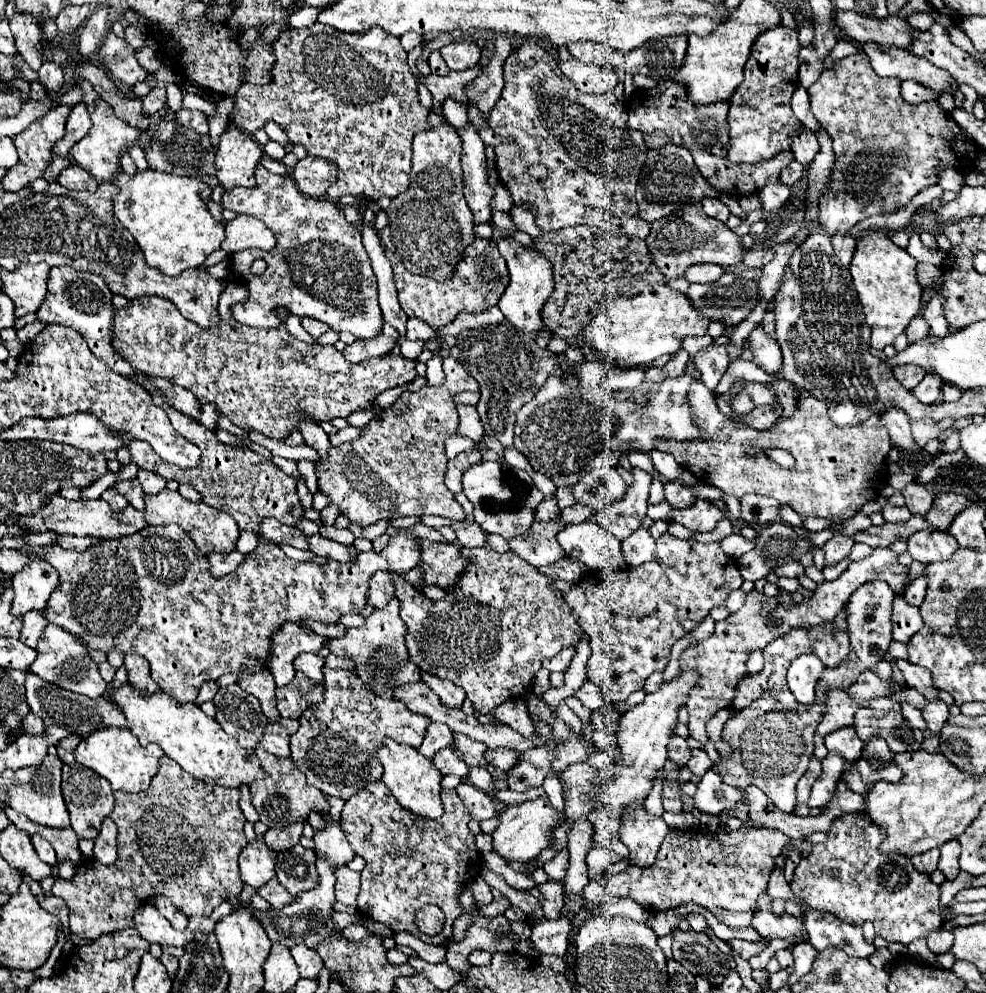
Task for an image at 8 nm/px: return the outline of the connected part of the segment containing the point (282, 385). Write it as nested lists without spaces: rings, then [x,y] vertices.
[[[230,282],[226,284],[226,290],[224,294],[220,296],[220,304],[218,304],[218,312],[220,312],[220,324],[212,324],[212,328],[200,328],[198,324],[192,324],[190,320],[186,320],[182,314],[178,314],[178,308],[170,302],[170,300],[164,300],[164,298],[158,298],[158,296],[142,296],[142,298],[136,298],[132,302],[128,302],[128,306],[120,308],[114,312],[114,334],[112,334],[112,348],[116,350],[116,354],[120,354],[132,368],[140,370],[140,372],[148,372],[152,376],[160,376],[176,386],[182,386],[190,392],[194,392],[194,396],[200,400],[200,406],[204,404],[214,404],[220,412],[224,412],[236,426],[240,426],[242,430],[254,430],[254,432],[260,432],[268,438],[286,438],[300,420],[310,420],[310,422],[330,422],[332,418],[346,418],[348,414],[356,412],[356,410],[362,410],[366,408],[378,394],[382,394],[384,390],[390,390],[390,388],[396,388],[396,386],[404,386],[404,384],[410,384],[414,378],[416,378],[416,360],[408,360],[404,356],[394,356],[394,354],[386,354],[386,356],[380,356],[380,358],[368,358],[364,360],[362,364],[348,364],[344,360],[344,356],[334,348],[334,346],[312,346],[312,344],[306,344],[306,342],[300,342],[296,340],[294,336],[288,334],[284,322],[280,328],[274,328],[274,330],[258,330],[258,328],[248,328],[240,322],[236,322],[230,314],[230,310],[226,310],[226,302],[242,302],[246,300],[246,286],[242,282]]]

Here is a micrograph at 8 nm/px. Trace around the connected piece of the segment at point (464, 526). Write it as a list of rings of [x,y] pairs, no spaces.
[[[452,522],[450,528],[456,532],[456,542],[466,548],[476,548],[484,546],[484,536],[486,532],[480,530],[478,524],[468,524],[468,522]]]

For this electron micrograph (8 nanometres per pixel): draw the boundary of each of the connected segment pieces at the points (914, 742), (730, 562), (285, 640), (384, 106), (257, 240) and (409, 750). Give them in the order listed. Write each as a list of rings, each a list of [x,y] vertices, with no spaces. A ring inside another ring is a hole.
[[[888,712],[880,718],[872,718],[872,728],[856,728],[862,742],[868,742],[872,736],[880,736],[888,742],[890,750],[896,752],[916,752],[922,748],[922,730],[906,728],[906,720],[900,712]]]
[[[668,532],[658,540],[658,558],[654,562],[628,566],[618,572],[590,572],[582,582],[572,584],[572,588],[564,592],[564,602],[576,612],[578,624],[588,634],[592,646],[592,656],[586,664],[588,680],[616,698],[626,698],[642,690],[652,672],[662,672],[668,666],[672,644],[692,632],[712,608],[722,606],[730,592],[740,588],[742,582],[736,560],[730,558],[718,542],[694,544],[674,538]]]
[[[288,622],[280,630],[276,630],[276,636],[272,638],[272,652],[268,658],[268,668],[276,678],[276,684],[290,684],[290,680],[296,674],[292,664],[294,658],[302,652],[318,652],[324,646],[324,642],[324,636],[300,628],[296,622]]]
[[[310,24],[300,30],[286,28],[276,40],[274,54],[276,64],[272,68],[272,82],[266,86],[240,86],[234,94],[230,122],[238,130],[254,134],[272,120],[282,126],[292,144],[302,144],[308,154],[332,160],[338,166],[338,180],[328,188],[332,200],[352,194],[376,202],[382,196],[396,198],[404,192],[412,168],[412,138],[416,132],[424,132],[432,126],[426,120],[430,110],[418,100],[418,82],[410,72],[400,40],[382,28],[370,28],[364,34],[348,36],[346,32],[324,28],[324,24]]]
[[[238,216],[236,220],[226,224],[226,238],[222,249],[231,257],[234,252],[244,250],[244,248],[264,248],[272,250],[276,244],[274,234],[258,220],[252,216]]]
[[[384,740],[384,744],[380,746],[378,750],[378,758],[384,766],[384,776],[382,776],[382,782],[388,786],[388,790],[394,794],[396,802],[416,814],[416,816],[424,816],[424,818],[430,818],[430,820],[436,820],[442,816],[444,808],[440,804],[440,780],[442,780],[442,774],[434,768],[432,760],[422,756],[418,750],[414,750],[412,746],[406,746],[406,744],[396,744],[394,740]]]

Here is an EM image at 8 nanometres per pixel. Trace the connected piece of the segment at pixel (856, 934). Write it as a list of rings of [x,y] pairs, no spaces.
[[[806,908],[802,910],[802,914],[806,930],[810,934],[810,944],[818,952],[828,946],[842,948],[848,956],[854,958],[868,958],[870,954],[876,952],[876,948],[864,940],[860,926],[844,924],[834,914],[820,912],[814,908]]]

